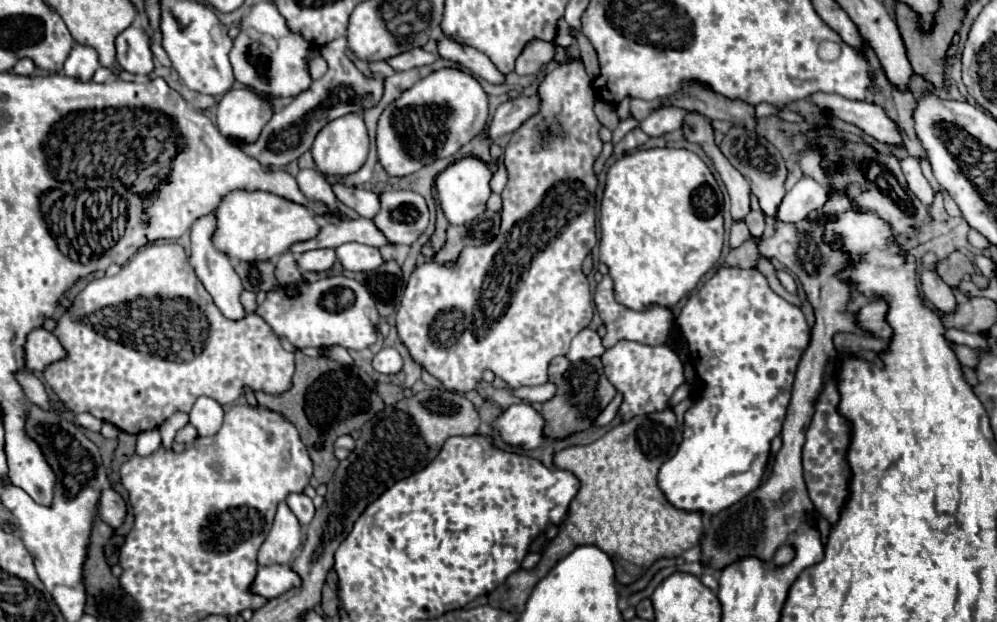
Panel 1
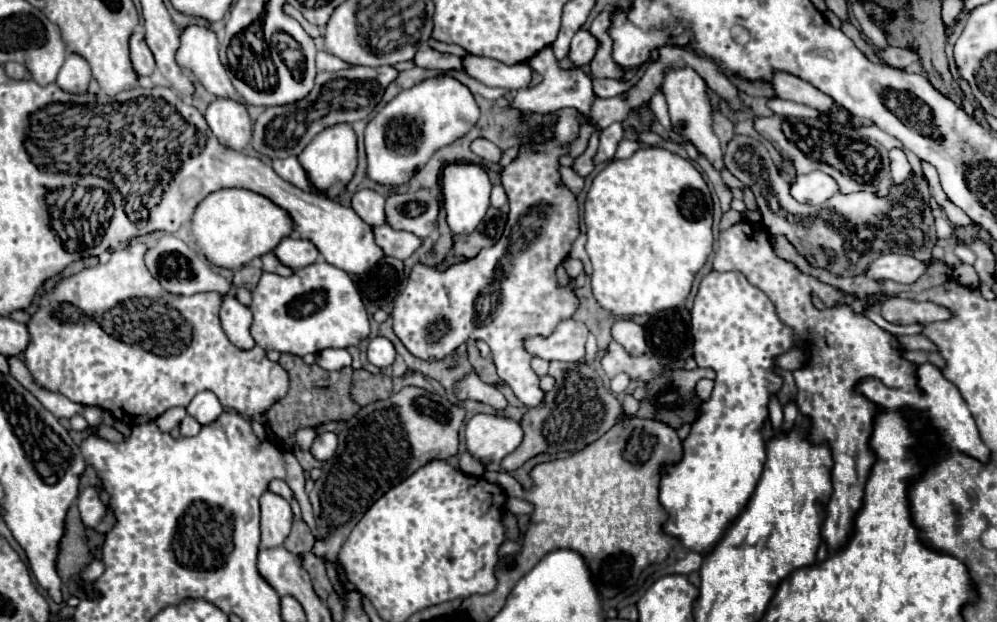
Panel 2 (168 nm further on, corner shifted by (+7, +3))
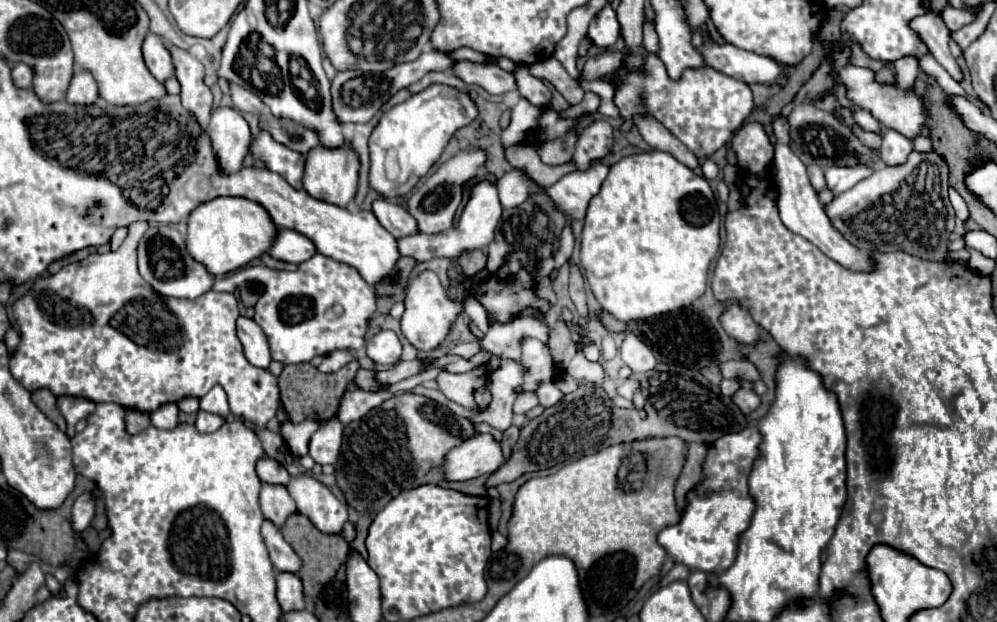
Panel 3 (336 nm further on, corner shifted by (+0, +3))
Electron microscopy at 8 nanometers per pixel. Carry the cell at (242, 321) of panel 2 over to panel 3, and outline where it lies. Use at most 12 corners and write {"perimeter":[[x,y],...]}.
{"perimeter":[[238,318],[238,336],[248,362],[268,370],[272,358],[254,320]]}

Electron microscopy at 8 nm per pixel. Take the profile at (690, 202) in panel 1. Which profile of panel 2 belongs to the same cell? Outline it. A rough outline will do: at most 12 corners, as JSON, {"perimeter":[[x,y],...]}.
{"perimeter":[[665,148],[611,160],[585,200],[597,302],[681,306],[713,202]]}

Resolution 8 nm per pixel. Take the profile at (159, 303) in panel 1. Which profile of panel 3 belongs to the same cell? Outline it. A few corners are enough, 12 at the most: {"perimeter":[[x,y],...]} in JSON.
{"perimeter":[[118,250],[12,304],[28,392],[154,412],[220,384],[264,428],[236,296],[164,298]]}

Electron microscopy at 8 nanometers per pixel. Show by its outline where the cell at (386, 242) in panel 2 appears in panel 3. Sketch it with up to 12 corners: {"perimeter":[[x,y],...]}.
{"perimeter":[[490,182],[474,186],[458,226],[398,240],[418,262],[488,248],[502,204]]}

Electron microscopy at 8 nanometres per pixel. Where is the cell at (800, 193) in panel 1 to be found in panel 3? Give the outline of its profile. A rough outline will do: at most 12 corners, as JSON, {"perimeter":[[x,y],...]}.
{"perimeter":[[866,164],[832,166],[826,184],[842,194],[868,178],[874,168]]}

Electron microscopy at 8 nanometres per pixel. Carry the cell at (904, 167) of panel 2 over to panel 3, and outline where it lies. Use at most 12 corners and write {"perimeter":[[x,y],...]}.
{"perimeter":[[886,128],[880,158],[886,164],[902,164],[912,152],[912,142]]}

